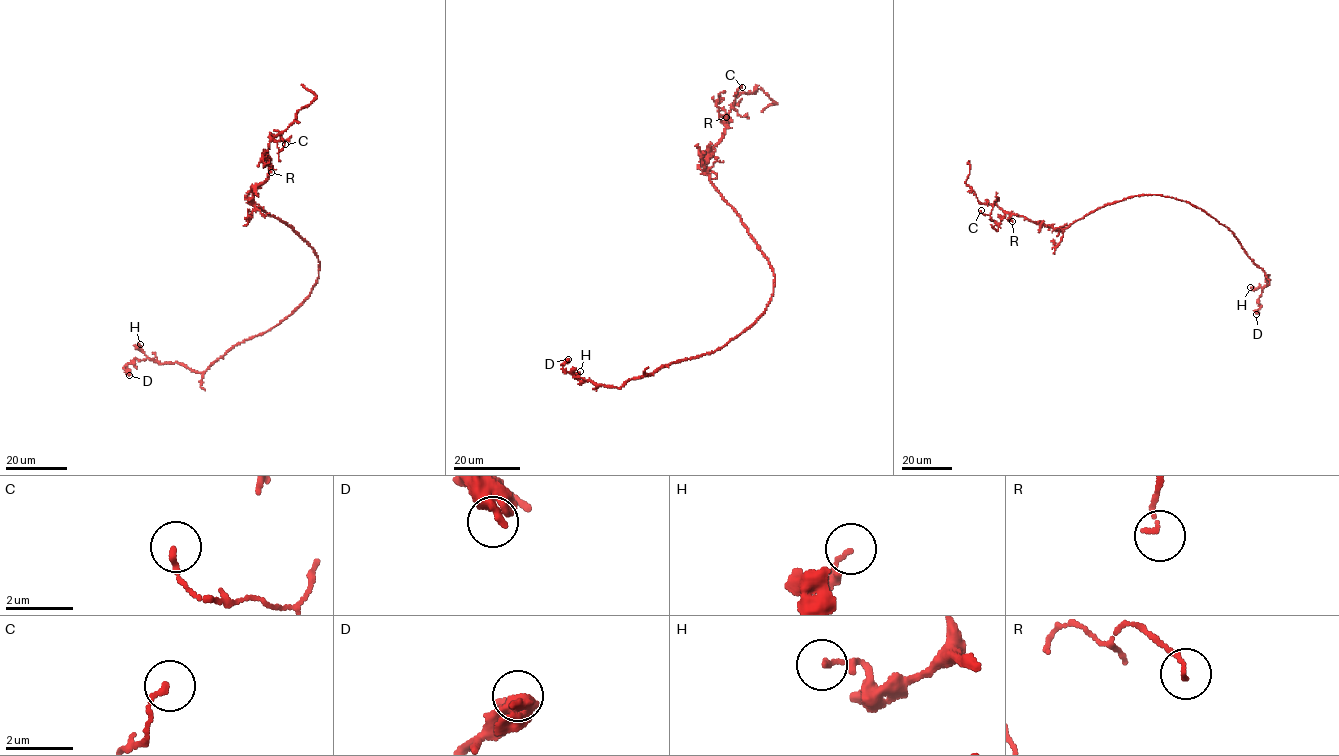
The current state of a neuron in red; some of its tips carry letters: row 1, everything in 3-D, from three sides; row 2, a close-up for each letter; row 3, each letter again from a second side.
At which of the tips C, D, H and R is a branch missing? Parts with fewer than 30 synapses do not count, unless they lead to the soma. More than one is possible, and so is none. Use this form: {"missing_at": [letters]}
{"missing_at": []}

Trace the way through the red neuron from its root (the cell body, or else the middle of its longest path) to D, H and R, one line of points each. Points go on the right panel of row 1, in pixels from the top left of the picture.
D: (1143, 195), (1162, 195), (1186, 201), (1229, 229), (1265, 277), (1269, 275), (1256, 314)
H: (1143, 195), (1162, 195), (1186, 201), (1228, 227), (1265, 277), (1269, 275), (1267, 286), (1250, 287)
R: (1143, 195), (1098, 208), (1066, 227), (1053, 228), (1010, 213), (1000, 219), (1008, 218), (1012, 221)

